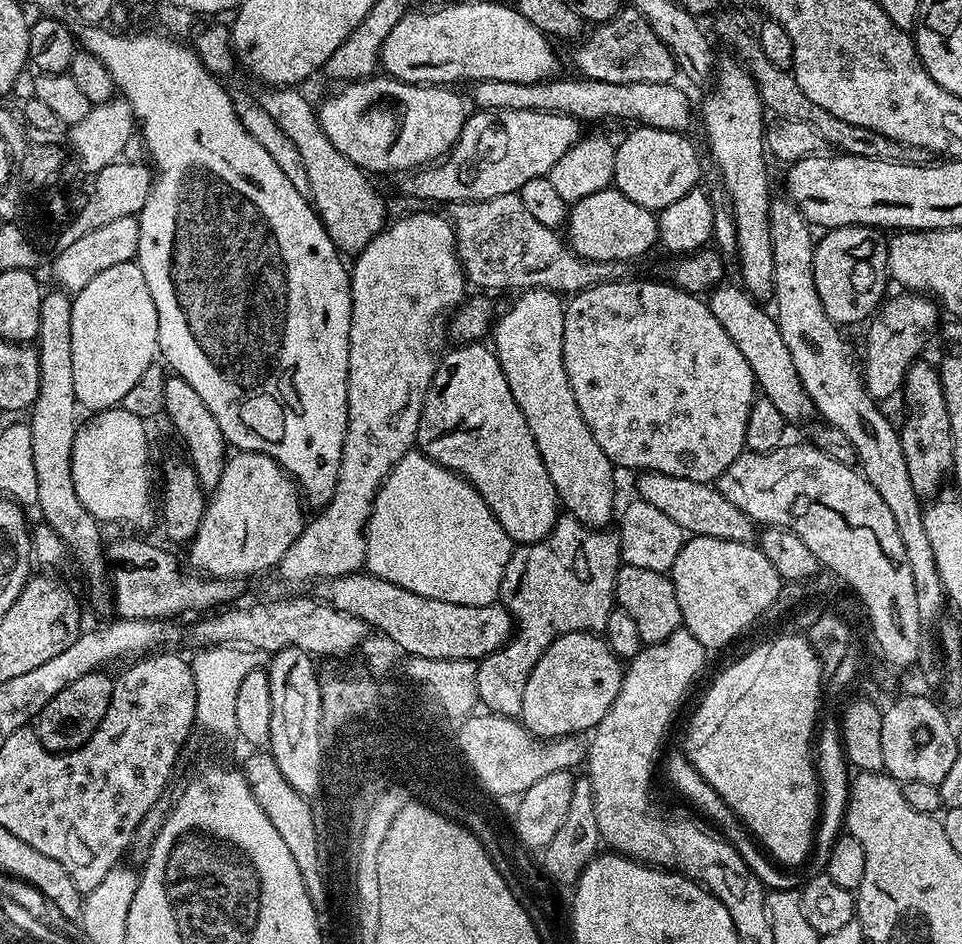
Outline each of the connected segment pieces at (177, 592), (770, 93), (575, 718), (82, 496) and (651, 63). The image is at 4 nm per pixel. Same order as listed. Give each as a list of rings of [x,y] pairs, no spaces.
[[[109,539],[106,555],[110,565],[111,599],[116,602],[115,615],[122,620],[172,620],[183,612],[207,613],[217,606],[231,605],[236,602],[231,600],[240,596],[241,585],[237,581],[183,572],[166,549],[144,540]]]
[[[723,12],[715,13],[716,36],[724,44],[729,44],[733,48],[735,59],[747,68],[758,86],[758,94],[762,98],[765,109],[769,113],[773,112],[773,117],[785,120],[801,120],[807,124],[812,124],[814,130],[824,140],[825,145],[834,147],[845,156],[857,156],[858,158],[874,158],[882,162],[894,162],[895,164],[927,164],[930,154],[924,148],[910,146],[906,142],[898,142],[894,138],[886,138],[878,130],[870,130],[866,126],[854,126],[854,122],[842,122],[842,118],[834,118],[830,110],[822,110],[818,102],[810,102],[806,94],[802,91],[802,86],[798,86],[796,77],[787,68],[774,66],[766,54],[762,54],[760,42],[755,31],[748,32],[748,16],[744,12]]]
[[[590,632],[562,634],[538,658],[538,666],[526,678],[519,719],[533,737],[555,740],[557,736],[591,733],[606,718],[622,686],[625,665],[599,635]]]
[[[122,406],[108,408],[105,412],[95,413],[91,418],[85,419],[81,423],[74,438],[74,450],[72,451],[72,473],[74,474],[74,490],[78,490],[78,498],[82,501],[82,506],[90,512],[93,518],[99,522],[105,520],[125,520],[132,528],[148,528],[152,524],[152,464],[148,461],[148,432],[145,421],[141,420],[138,414],[130,414]]]
[[[624,6],[605,24],[595,25],[579,41],[580,49],[576,52],[576,68],[585,80],[598,82],[662,82],[675,81],[678,65],[672,51],[658,38],[651,26],[638,10]]]

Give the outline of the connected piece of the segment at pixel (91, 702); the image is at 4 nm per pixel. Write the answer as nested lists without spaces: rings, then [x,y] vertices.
[[[101,670],[82,674],[82,678],[78,678],[78,682],[70,682],[70,686],[66,686],[66,690],[58,690],[58,694],[54,694],[54,698],[50,698],[50,702],[46,702],[46,706],[42,706],[42,710],[34,721],[34,727],[42,746],[46,746],[46,750],[73,752],[86,742],[90,742],[90,738],[94,734],[94,730],[98,730],[102,718],[106,718],[106,710],[110,710],[114,680],[111,675],[108,677],[106,673],[107,671]]]

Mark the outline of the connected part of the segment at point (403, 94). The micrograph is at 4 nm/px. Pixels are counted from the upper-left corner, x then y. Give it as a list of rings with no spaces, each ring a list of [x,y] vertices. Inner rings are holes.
[[[376,74],[369,79],[353,80],[337,88],[340,89],[333,96],[325,98],[324,105],[319,105],[320,125],[326,138],[334,142],[338,151],[346,154],[350,162],[354,162],[369,174],[407,174],[417,168],[423,168],[447,156],[462,134],[466,111],[464,112],[464,100],[456,93],[455,87],[407,84],[384,74]]]

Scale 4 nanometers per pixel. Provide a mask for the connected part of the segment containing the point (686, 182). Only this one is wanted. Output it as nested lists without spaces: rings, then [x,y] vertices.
[[[636,126],[632,133],[616,144],[616,157],[614,158],[614,174],[612,175],[614,187],[630,202],[638,202],[638,206],[659,210],[670,206],[670,202],[678,202],[686,193],[701,183],[700,181],[700,156],[696,148],[687,140],[687,135],[678,132],[667,132],[661,128]]]

